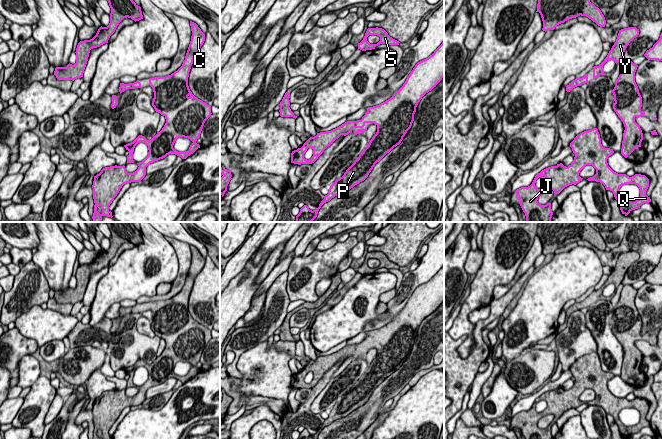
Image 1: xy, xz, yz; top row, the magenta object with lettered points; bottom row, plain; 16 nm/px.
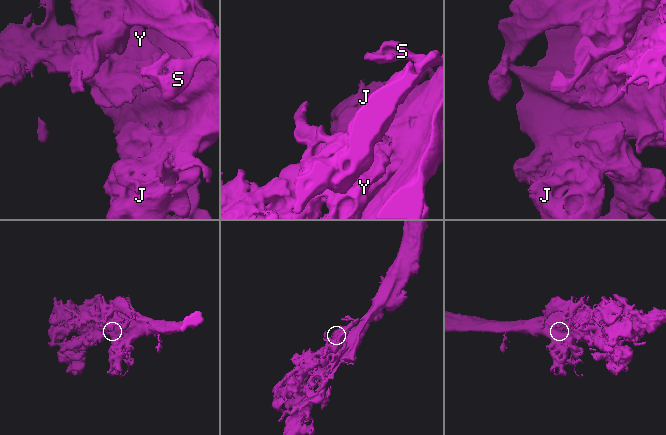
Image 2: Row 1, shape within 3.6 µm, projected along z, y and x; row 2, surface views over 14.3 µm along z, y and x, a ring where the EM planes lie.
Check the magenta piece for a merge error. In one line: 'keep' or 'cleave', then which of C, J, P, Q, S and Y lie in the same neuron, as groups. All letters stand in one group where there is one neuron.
keep | C J P Q S Y

